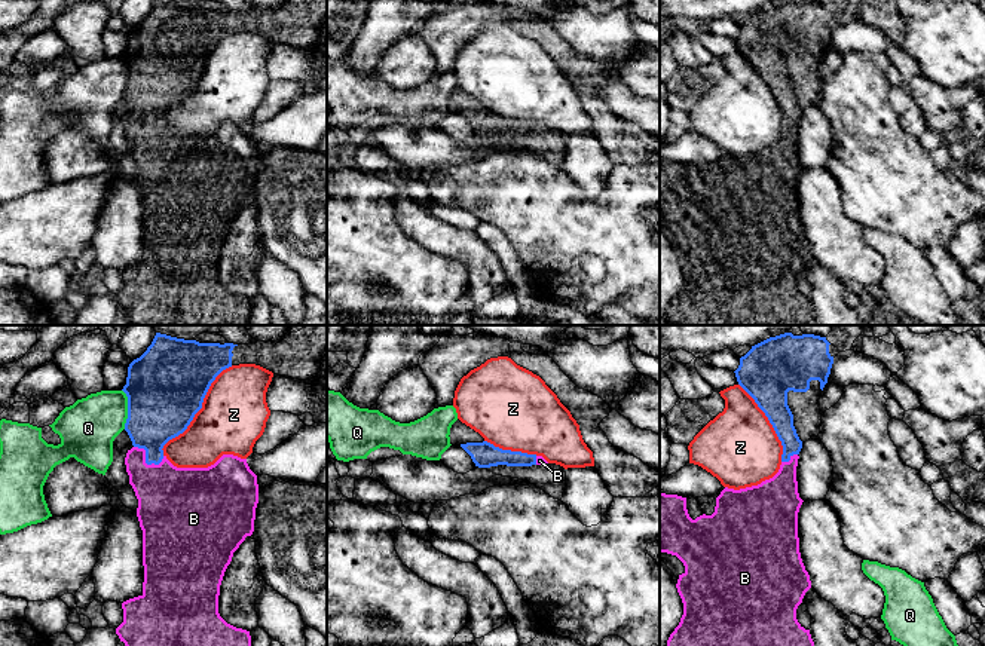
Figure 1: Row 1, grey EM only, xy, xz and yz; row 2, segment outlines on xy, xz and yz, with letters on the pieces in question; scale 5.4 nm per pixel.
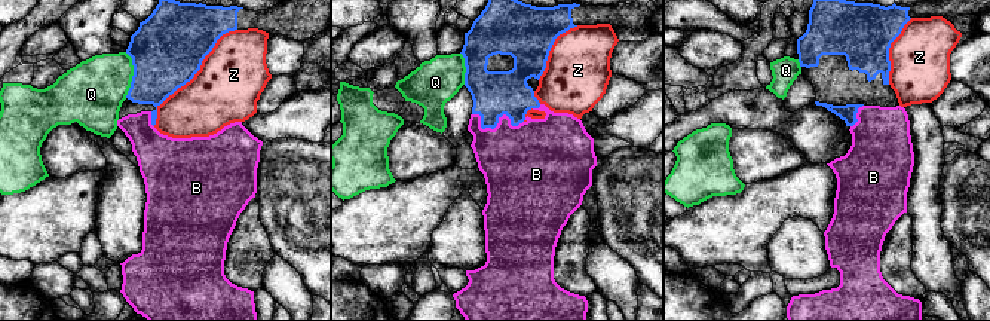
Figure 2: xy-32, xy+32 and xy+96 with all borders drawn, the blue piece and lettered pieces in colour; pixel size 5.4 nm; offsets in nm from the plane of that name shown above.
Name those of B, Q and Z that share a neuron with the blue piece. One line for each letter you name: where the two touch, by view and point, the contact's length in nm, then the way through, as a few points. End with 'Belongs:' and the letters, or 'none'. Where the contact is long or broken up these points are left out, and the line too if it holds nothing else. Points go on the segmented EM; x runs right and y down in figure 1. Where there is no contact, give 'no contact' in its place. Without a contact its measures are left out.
B: meets blue in xy at (146, 461); contact 180 nm long; runs through xy (155, 416), (149, 428), (146, 461), (150, 474), (171, 499)
Belongs: B

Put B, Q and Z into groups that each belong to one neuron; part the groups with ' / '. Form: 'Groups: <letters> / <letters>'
Groups: B / Q / Z

